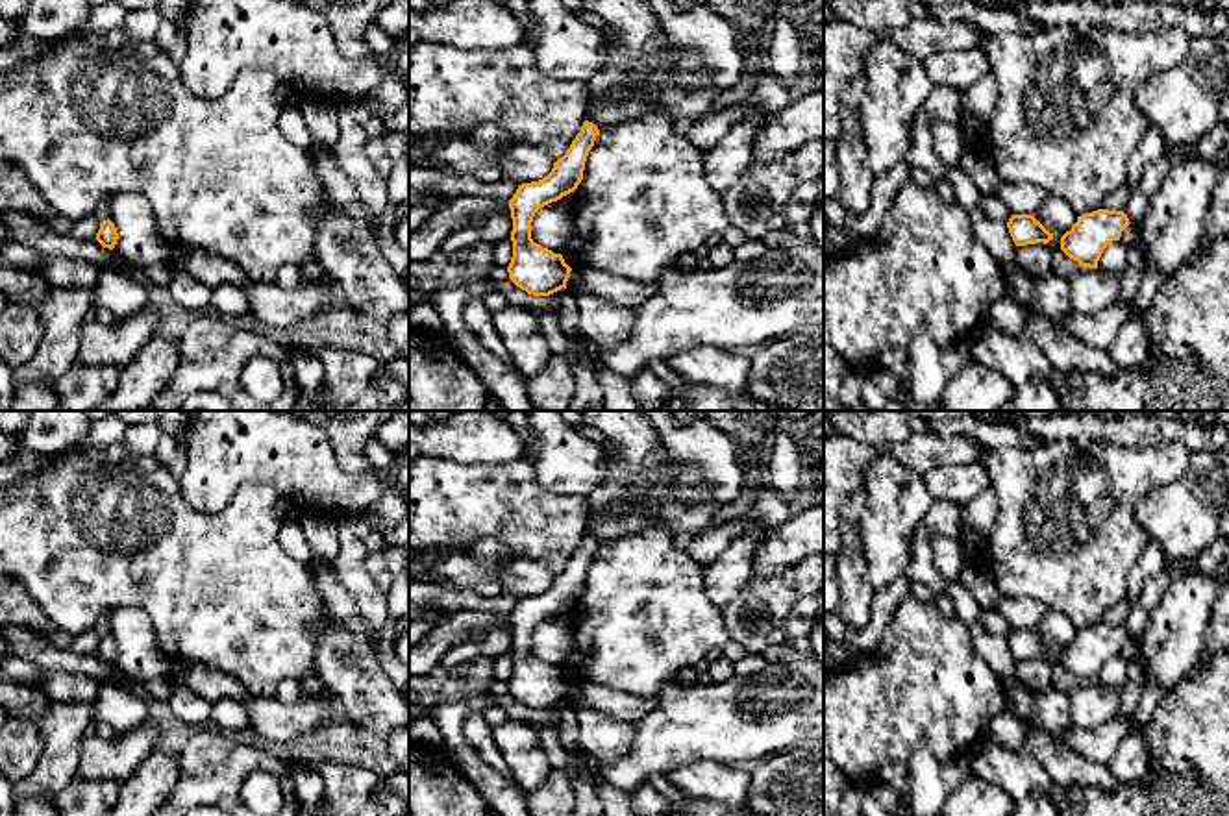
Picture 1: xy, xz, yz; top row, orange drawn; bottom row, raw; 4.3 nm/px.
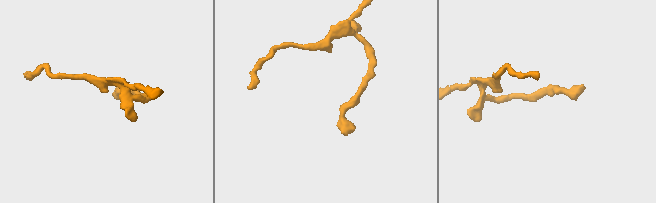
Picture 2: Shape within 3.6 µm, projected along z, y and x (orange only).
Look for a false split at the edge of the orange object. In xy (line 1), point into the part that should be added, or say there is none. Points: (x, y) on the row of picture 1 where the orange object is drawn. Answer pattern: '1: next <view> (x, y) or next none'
1: next none

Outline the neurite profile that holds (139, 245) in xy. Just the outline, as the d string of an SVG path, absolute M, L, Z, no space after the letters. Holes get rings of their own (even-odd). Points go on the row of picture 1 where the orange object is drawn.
M117 194L109 204L109 220L118 233L115 250L122 261L139 266L146 285L167 287L174 274L170 246L157 233L150 204L139 194Z

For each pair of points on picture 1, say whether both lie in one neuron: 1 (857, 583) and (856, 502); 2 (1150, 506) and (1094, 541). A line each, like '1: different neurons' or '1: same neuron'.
1: same neuron
2: different neurons

